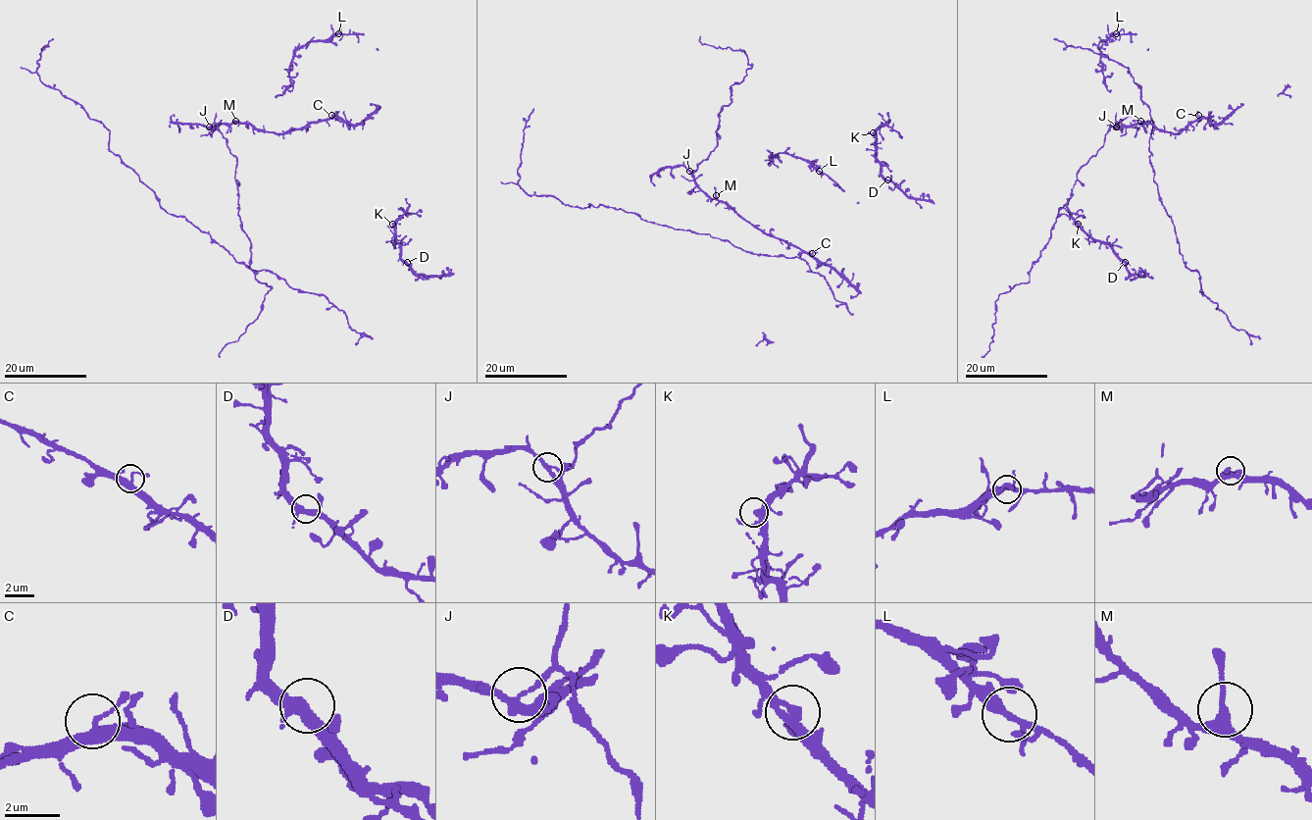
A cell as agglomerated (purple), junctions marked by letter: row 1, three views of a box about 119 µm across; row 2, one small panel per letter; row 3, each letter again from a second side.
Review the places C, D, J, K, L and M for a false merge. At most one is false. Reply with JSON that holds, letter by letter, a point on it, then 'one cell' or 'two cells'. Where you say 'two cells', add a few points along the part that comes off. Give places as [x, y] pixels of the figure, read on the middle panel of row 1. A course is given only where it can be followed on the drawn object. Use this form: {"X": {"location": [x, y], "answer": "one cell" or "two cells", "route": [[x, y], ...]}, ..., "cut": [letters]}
{"C": {"location": [812, 253], "answer": "one cell"}, "D": {"location": [887, 179], "answer": "one cell"}, "J": {"location": [689, 171], "answer": "two cells", "route": [[689, 171], [717, 146], [721, 108], [751, 67], [742, 50], [702, 44], [700, 35]]}, "K": {"location": [873, 132], "answer": "one cell"}, "L": {"location": [819, 171], "answer": "one cell"}, "M": {"location": [716, 195], "answer": "one cell"}, "cut": ["J"]}

